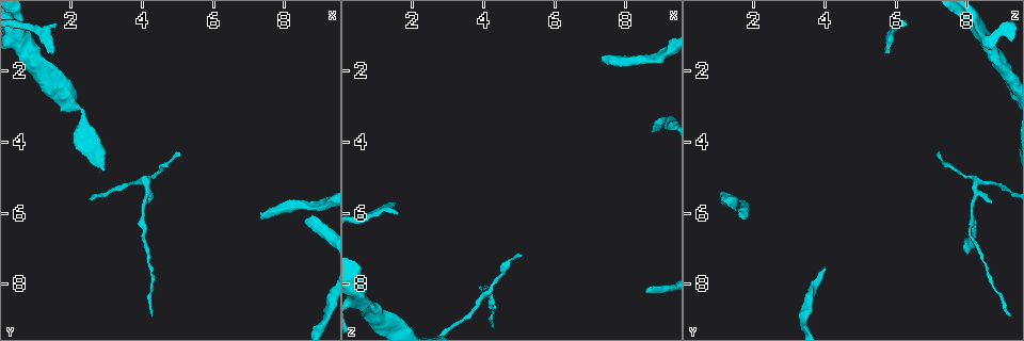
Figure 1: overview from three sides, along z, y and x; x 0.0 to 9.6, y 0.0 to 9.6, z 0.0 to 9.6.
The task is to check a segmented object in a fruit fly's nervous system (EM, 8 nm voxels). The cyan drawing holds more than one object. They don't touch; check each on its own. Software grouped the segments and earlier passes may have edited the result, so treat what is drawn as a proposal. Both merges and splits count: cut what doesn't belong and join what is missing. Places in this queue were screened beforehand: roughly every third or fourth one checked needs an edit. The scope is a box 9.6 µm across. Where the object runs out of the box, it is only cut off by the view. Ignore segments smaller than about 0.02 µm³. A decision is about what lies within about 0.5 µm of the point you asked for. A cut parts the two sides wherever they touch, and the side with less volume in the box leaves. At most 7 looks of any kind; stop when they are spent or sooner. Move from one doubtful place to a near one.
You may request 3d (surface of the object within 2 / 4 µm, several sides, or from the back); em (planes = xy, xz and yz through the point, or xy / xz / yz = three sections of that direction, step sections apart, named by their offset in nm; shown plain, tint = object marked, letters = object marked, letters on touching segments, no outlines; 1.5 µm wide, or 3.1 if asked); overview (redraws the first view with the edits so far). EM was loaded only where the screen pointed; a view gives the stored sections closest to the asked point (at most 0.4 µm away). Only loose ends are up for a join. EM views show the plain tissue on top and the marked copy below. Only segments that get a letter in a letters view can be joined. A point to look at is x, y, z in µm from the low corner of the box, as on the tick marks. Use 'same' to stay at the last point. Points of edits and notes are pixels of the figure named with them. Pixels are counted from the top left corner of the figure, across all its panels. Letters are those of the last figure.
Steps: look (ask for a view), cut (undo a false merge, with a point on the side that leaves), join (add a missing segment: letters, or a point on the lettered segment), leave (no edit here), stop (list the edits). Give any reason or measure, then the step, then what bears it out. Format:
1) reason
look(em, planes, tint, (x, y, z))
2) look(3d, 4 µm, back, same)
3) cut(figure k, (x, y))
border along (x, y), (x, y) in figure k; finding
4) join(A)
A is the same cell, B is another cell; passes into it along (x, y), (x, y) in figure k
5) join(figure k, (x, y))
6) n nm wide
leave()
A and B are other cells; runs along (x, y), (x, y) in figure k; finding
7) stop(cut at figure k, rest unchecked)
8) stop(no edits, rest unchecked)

an open end
look(3d, 4 µm, (1.40, 1.50, 5.80))

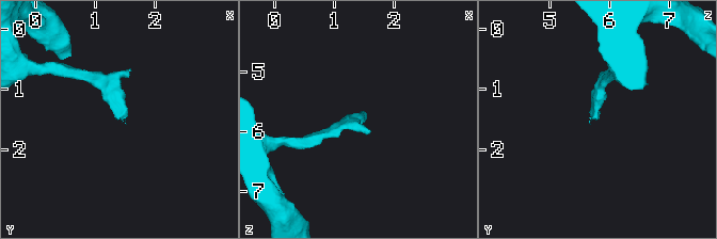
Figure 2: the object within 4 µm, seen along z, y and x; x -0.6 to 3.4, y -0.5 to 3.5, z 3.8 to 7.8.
look(em, xz, step 8, tint, (1.45, 1.50, 5.75))

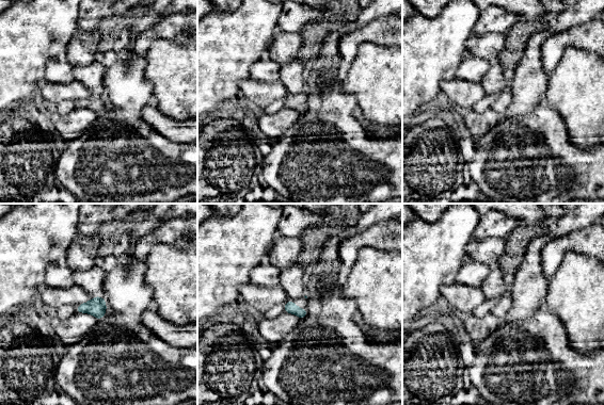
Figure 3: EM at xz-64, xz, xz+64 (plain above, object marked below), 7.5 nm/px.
look(em, planes, letters, same)

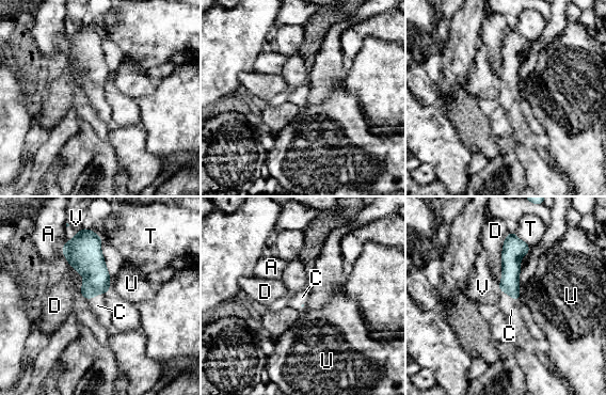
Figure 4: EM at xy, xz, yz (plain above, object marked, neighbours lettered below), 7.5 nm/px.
join(C)
C is the same cell, A, D, T, U and V are other cells; passes into it along (511, 267), (511, 296), (511, 310) in figure 4; the cell continues

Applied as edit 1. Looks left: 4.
look(overview)

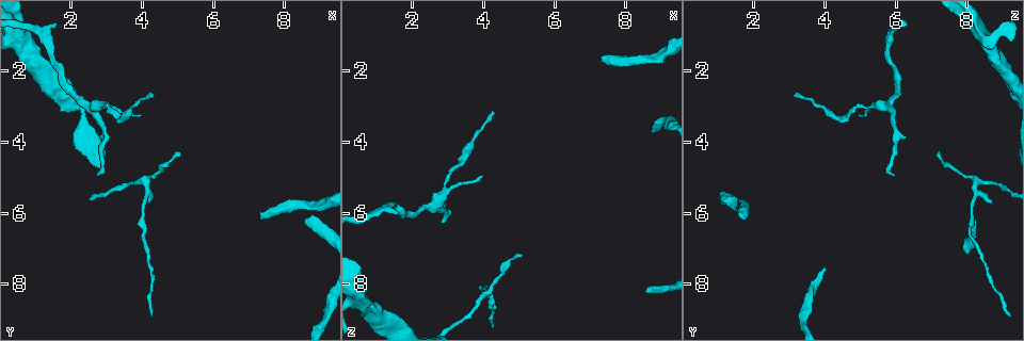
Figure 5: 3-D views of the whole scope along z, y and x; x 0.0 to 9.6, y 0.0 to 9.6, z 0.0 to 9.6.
an open end
look(em, yz, step 4, letters, (5.05, 4.40, 7.25))

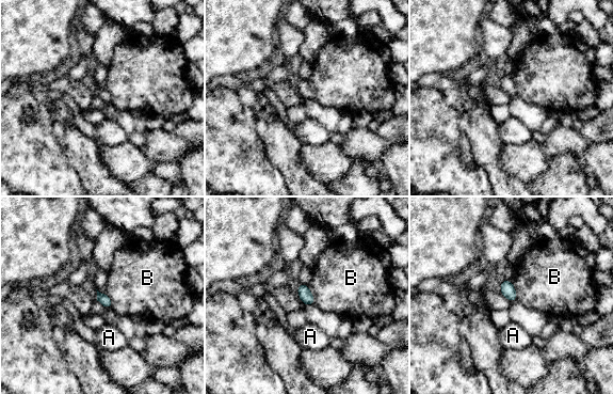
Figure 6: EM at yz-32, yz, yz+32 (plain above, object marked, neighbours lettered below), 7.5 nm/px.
B touches over 140 nm
leave()
A and B are other cells; border along (512, 282), (517, 299) in figure 6; none of them fits

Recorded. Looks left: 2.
free end
look(em, planes, letters, (4.00, 3.30, 5.00))

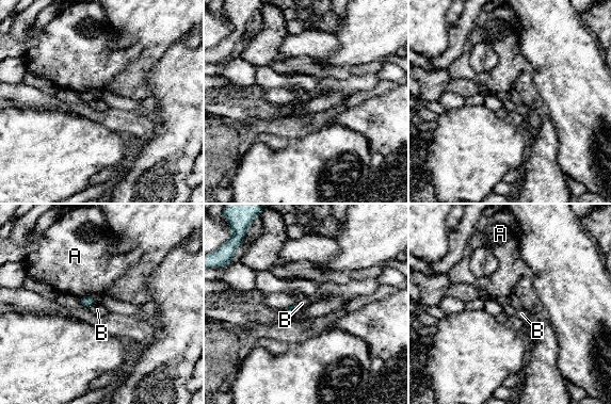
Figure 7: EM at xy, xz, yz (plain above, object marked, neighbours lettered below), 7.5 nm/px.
leave()
A and B are other cells; border along (294, 302), (294, 311), (290, 318) in figure 7; no lettered segment goes on from it

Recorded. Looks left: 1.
stop(join at figure 4, rest unchecked)

